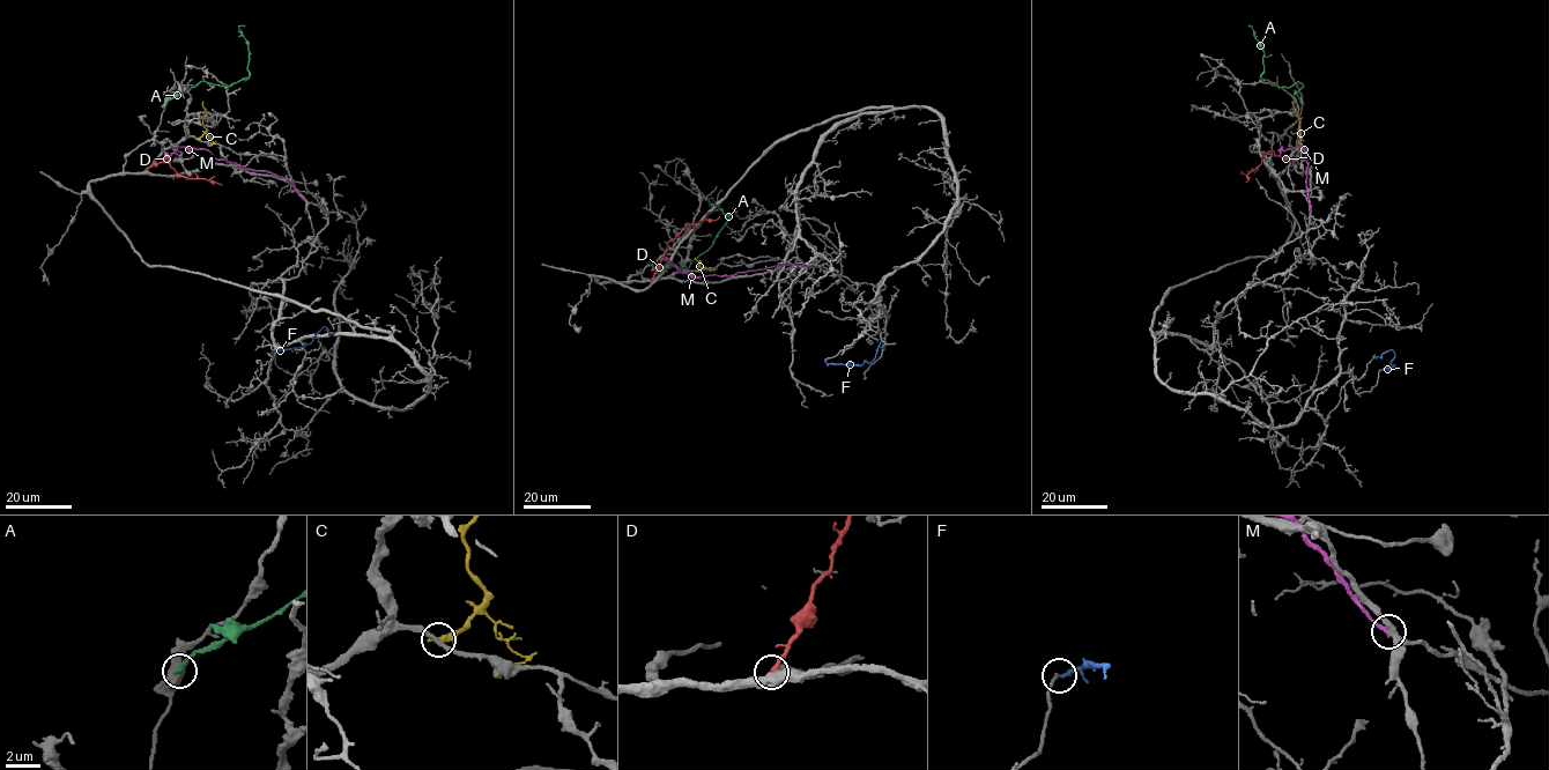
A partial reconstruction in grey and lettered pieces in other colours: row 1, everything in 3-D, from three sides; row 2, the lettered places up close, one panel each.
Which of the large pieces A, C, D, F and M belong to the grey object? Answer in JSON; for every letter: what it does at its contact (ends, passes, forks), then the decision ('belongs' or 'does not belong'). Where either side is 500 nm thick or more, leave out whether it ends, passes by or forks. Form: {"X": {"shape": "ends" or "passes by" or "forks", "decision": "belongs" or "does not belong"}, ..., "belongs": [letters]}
{"A": {"decision": "does not belong"}, "C": {"shape": "ends", "decision": "does not belong"}, "D": {"shape": "ends", "decision": "does not belong"}, "F": {"shape": "ends", "decision": "does not belong"}, "M": {"shape": "ends", "decision": "does not belong"}, "belongs": []}

